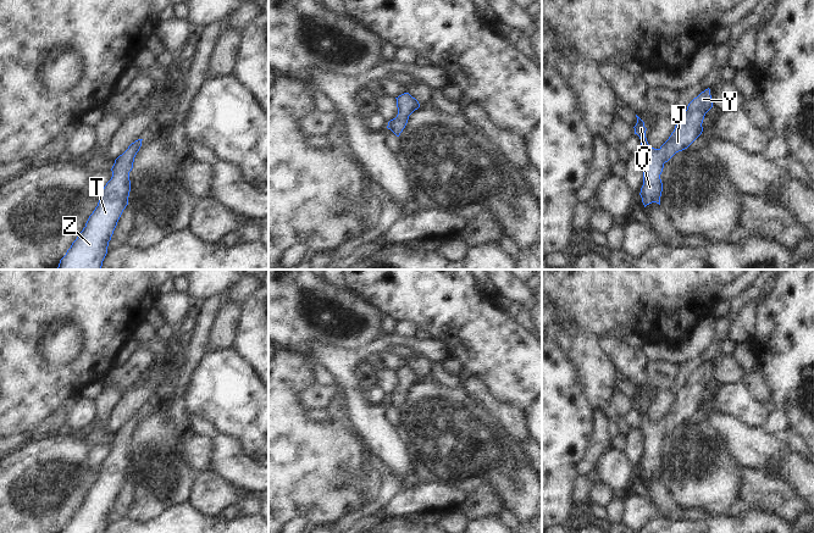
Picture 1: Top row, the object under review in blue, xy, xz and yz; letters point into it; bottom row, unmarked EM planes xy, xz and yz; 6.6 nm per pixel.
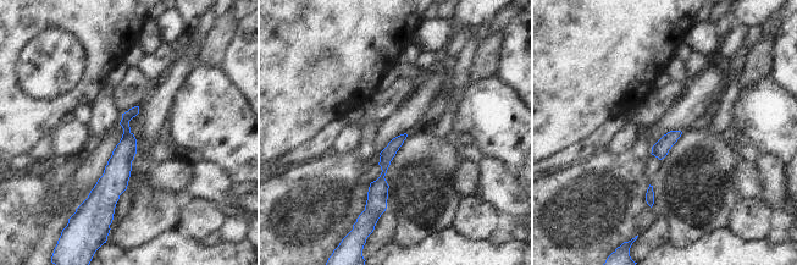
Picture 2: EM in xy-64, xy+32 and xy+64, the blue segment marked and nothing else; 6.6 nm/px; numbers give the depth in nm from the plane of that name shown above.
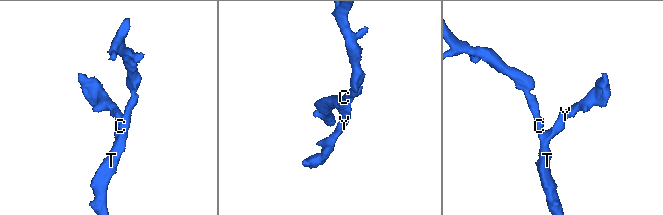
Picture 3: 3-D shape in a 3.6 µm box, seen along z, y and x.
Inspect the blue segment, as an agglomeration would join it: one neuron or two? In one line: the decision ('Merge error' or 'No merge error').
No merge error.

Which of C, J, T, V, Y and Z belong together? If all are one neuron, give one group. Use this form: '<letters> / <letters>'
C J T V Y Z

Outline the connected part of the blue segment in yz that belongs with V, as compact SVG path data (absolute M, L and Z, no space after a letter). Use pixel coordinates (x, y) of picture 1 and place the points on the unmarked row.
M708 361L688 377L687 383L677 394L674 405L659 422L649 420L646 411L647 401L644 395L636 388L637 396L633 401L635 407L641 412L639 431L643 435L643 459L639 468L644 481L652 476L660 478L663 465L660 448L664 437L676 426L687 422L702 407L704 389L711 381L713 373Z

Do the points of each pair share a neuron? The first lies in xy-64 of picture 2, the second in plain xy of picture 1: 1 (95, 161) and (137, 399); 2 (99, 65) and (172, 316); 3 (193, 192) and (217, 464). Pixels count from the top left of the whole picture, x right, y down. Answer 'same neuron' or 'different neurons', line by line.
1: same neuron
2: different neurons
3: same neuron

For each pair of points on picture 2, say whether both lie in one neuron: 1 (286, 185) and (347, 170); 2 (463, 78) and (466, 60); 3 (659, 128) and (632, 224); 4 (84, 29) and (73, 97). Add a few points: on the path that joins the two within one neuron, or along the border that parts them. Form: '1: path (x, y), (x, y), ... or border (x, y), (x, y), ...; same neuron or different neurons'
1: path (300, 185), (325, 185), (332, 177); same neuron
2: path (463, 73), (463, 65); same neuron
3: border (652, 127), (648, 134), (648, 145), (651, 148); different neurons
4: path (93, 47), (93, 77), (90, 79); same neuron

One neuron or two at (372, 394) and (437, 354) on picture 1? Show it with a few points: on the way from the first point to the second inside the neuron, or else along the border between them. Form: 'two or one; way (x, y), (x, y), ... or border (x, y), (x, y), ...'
two; border (365, 394), (371, 401), (383, 404)

